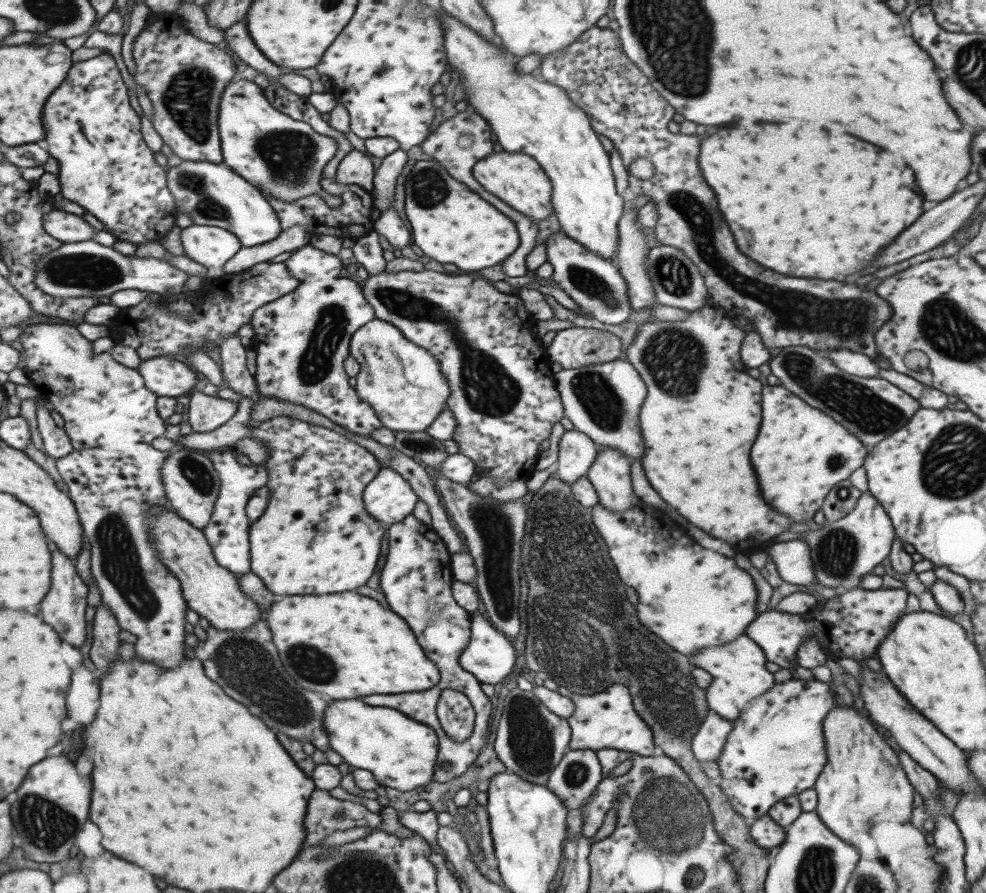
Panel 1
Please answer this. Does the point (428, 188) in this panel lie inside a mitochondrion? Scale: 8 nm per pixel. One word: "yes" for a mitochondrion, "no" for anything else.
yes

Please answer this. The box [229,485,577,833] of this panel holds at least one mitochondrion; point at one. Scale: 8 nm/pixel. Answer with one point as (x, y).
(494, 524)

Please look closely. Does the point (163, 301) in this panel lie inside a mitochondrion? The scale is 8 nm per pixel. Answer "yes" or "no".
no

